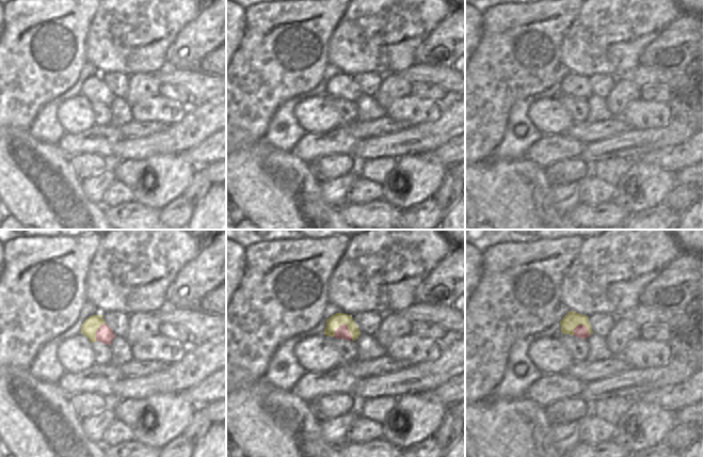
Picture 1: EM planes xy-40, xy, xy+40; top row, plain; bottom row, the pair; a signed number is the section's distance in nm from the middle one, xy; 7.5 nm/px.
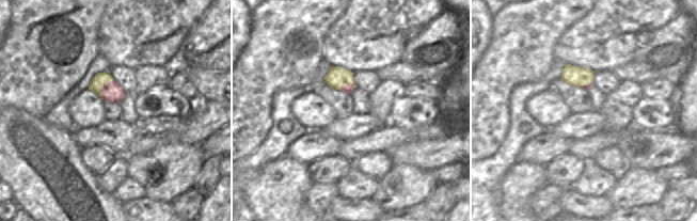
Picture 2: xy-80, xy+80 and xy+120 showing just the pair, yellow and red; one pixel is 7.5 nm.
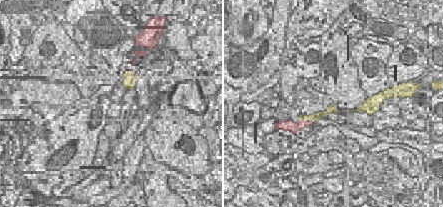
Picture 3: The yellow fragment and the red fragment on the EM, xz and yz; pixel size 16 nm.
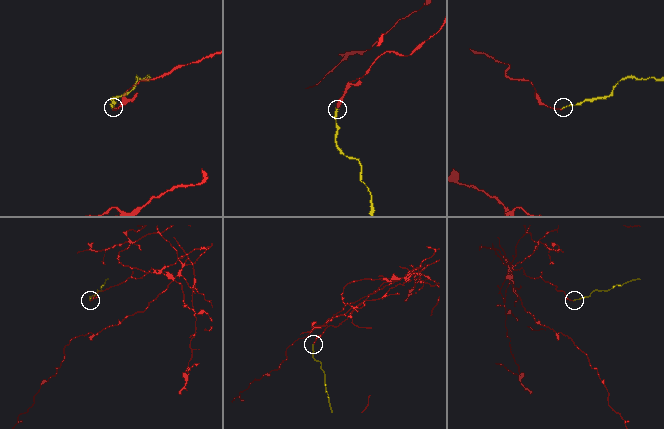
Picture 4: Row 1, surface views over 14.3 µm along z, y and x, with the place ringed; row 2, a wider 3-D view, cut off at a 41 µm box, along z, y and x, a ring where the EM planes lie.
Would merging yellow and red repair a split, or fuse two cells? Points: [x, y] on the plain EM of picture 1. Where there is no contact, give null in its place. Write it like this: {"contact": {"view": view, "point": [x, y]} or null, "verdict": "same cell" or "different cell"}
{"contact": {"view": "xy", "point": [347, 87]}, "verdict": "different cell"}

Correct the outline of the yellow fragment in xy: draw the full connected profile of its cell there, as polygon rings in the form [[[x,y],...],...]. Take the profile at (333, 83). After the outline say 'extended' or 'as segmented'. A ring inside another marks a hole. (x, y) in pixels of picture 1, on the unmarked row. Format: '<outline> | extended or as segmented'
[[[336,74],[326,81],[326,88],[324,90],[324,95],[327,97],[335,97],[335,92],[345,84],[351,96],[352,101],[355,101],[361,96],[361,92],[356,84],[354,83],[352,76],[347,76],[345,74]]] | as segmented

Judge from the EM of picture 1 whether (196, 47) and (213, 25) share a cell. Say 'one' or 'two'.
one

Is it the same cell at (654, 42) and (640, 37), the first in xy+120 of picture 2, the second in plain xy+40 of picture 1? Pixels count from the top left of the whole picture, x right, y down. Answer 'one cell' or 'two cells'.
two cells

